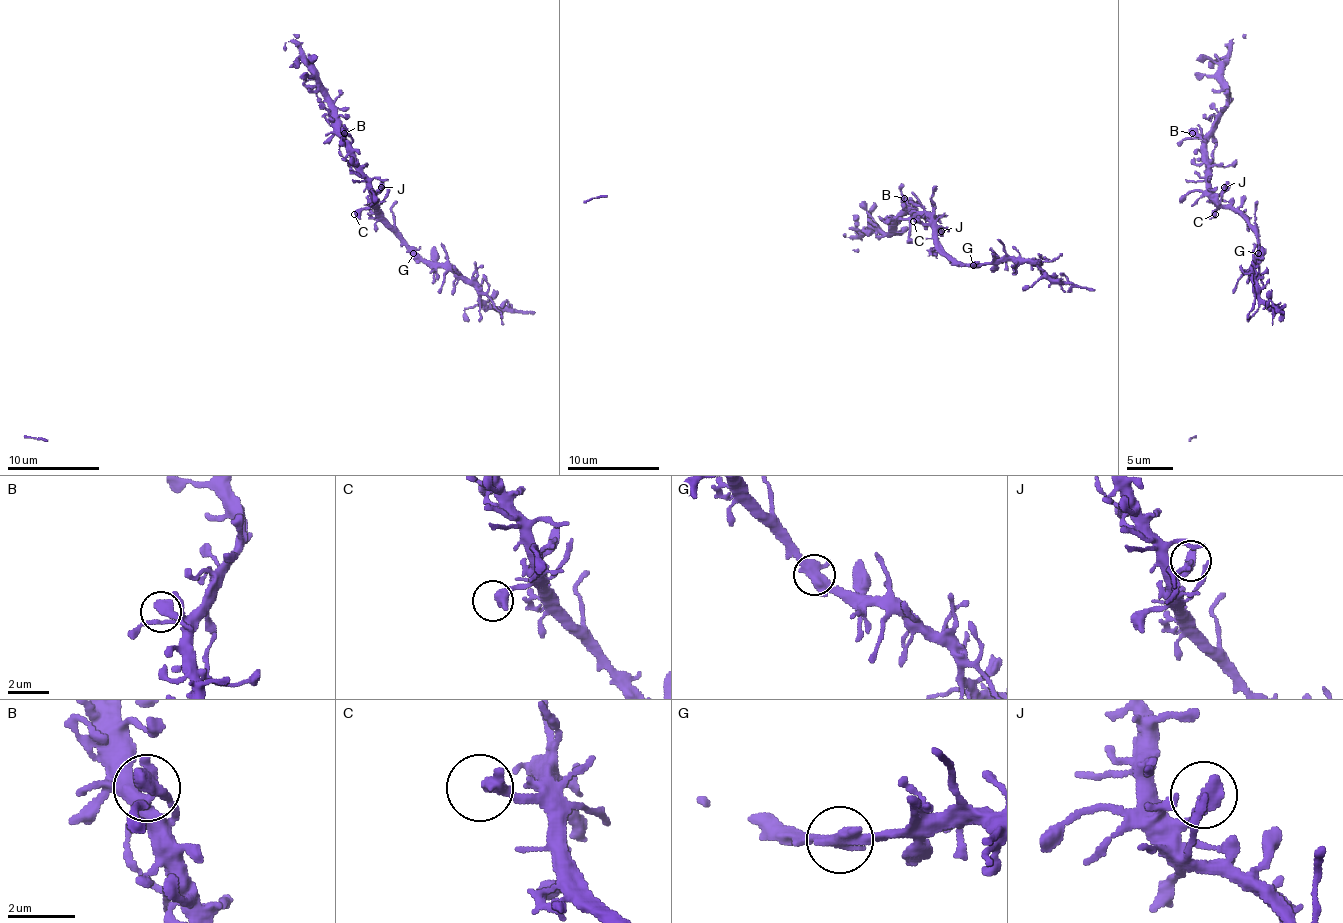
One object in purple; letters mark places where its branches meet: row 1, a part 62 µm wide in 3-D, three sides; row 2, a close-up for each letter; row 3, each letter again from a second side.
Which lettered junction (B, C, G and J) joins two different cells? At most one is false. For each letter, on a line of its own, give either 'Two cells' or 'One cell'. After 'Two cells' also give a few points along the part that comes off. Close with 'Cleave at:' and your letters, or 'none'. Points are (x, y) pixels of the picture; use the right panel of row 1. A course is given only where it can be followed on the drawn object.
B: One cell
C: One cell
G: One cell
J: One cell
Cleave at: none

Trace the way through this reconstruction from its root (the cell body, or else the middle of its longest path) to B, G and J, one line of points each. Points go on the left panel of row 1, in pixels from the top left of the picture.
B: (354, 214), (370, 205), (370, 189), (368, 177), (344, 133)
G: (354, 214), (372, 207), (414, 254)
J: (354, 214), (368, 207), (372, 203), (372, 196), (381, 187)

